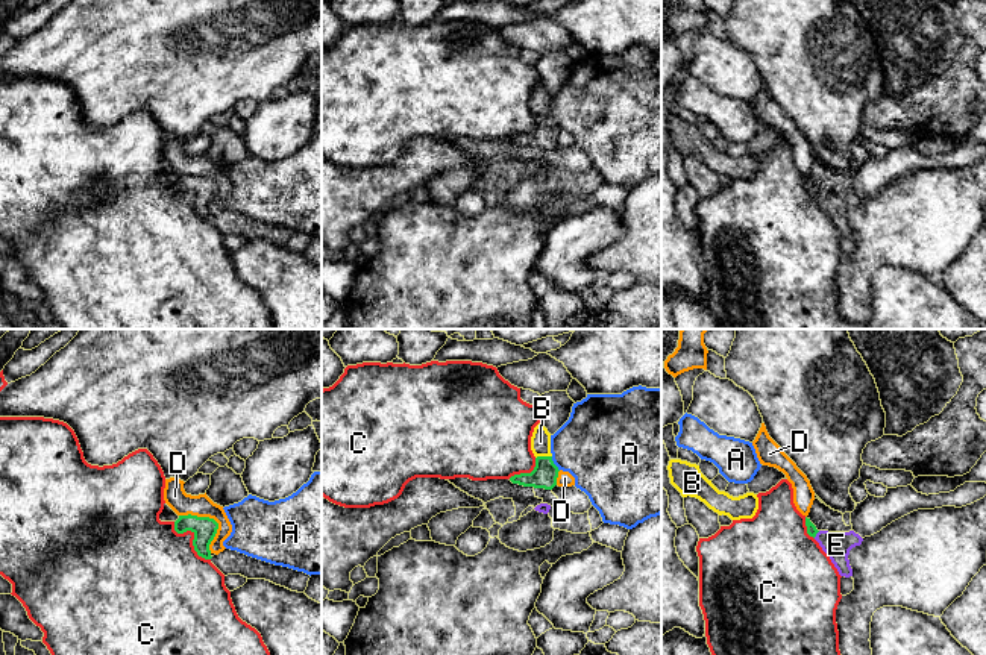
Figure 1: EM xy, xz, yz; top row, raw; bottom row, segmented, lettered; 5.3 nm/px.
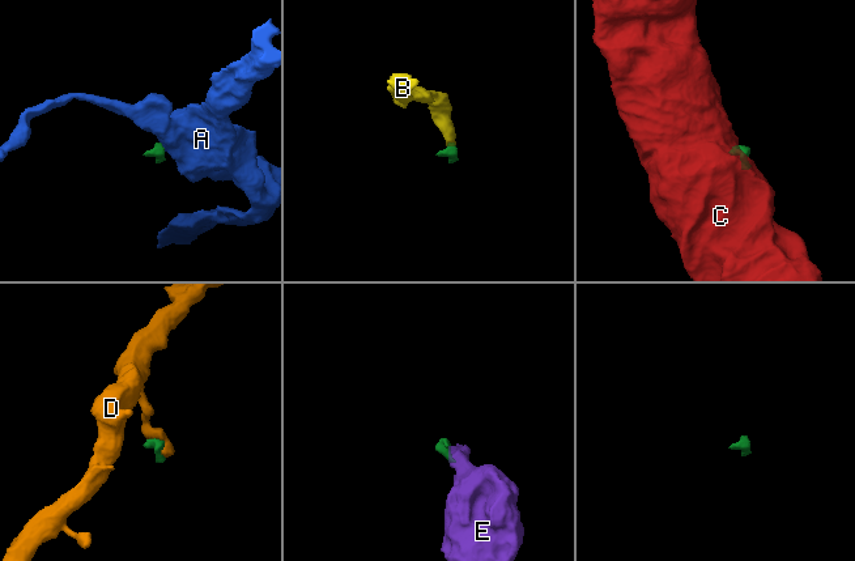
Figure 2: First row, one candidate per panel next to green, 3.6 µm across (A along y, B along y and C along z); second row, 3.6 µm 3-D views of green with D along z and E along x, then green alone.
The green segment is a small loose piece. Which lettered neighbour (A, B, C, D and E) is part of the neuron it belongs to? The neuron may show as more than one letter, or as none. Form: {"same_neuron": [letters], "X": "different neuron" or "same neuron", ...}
{"same_neuron": ["B", "E"], "A": "different neuron", "B": "same neuron", "C": "different neuron", "D": "different neuron", "E": "same neuron"}

